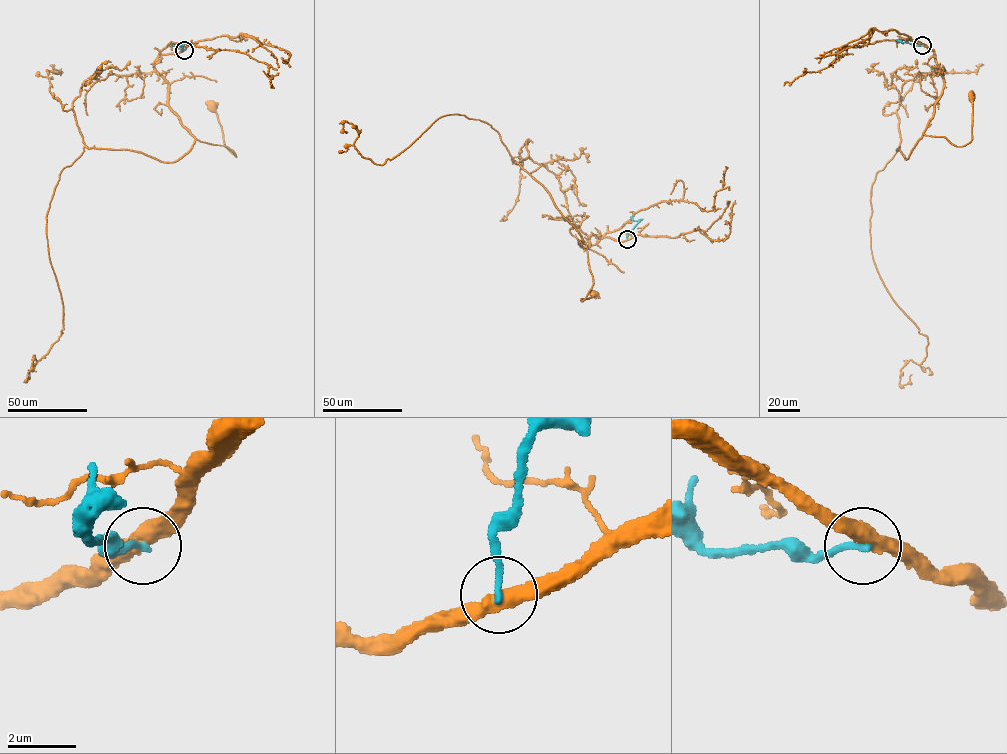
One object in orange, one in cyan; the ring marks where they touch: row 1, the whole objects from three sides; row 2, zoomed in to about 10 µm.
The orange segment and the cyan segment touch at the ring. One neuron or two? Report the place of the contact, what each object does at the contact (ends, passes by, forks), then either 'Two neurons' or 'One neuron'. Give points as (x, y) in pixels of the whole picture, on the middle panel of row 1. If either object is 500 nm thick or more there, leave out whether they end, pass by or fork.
Place: (627, 239). At the ring orange passes by. At the ring cyan ends. Two neurons

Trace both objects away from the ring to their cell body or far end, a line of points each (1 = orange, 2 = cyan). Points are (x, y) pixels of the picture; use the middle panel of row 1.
1: (627, 240), (594, 235), (588, 248), (579, 242), (586, 245), (593, 284), (581, 301), (593, 293)
2: (627, 240), (628, 233), (638, 223), (632, 216)

